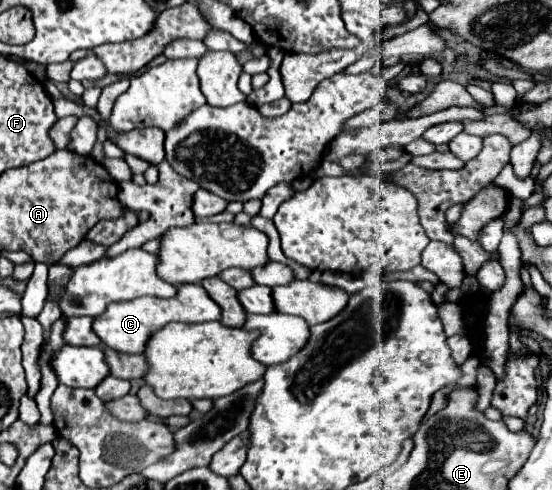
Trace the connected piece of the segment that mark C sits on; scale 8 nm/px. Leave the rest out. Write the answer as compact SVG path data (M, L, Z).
M200 283L194 285L178 285L178 295L174 299L160 299L160 297L138 297L126 303L112 303L102 315L94 319L94 331L102 339L102 343L118 353L138 353L142 355L150 335L172 321L182 323L206 323L218 321L222 315L220 305L210 299Z

